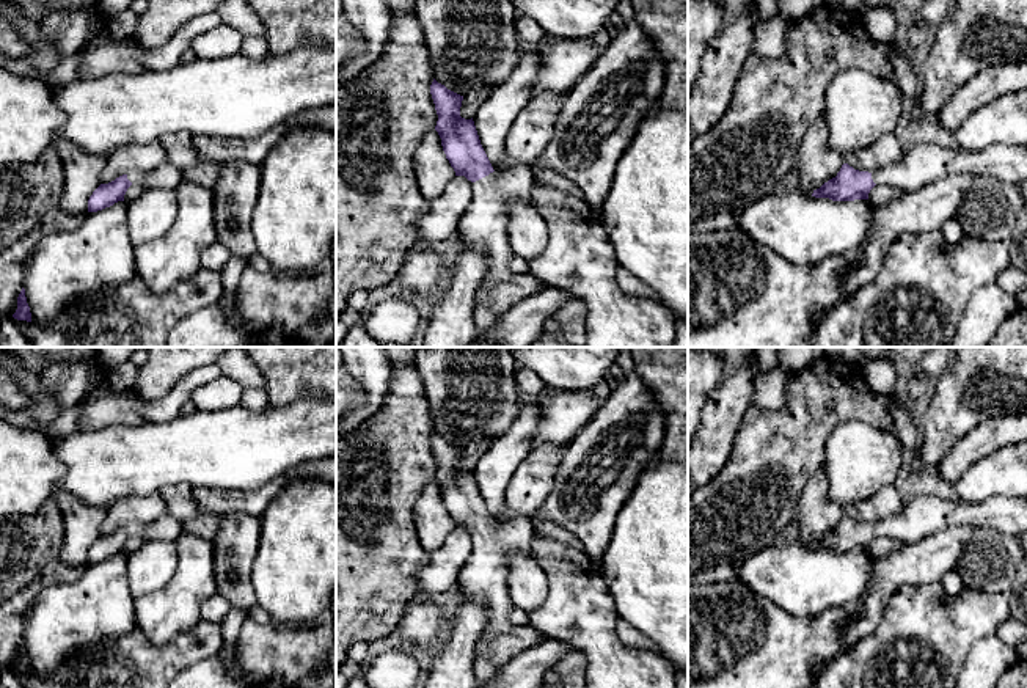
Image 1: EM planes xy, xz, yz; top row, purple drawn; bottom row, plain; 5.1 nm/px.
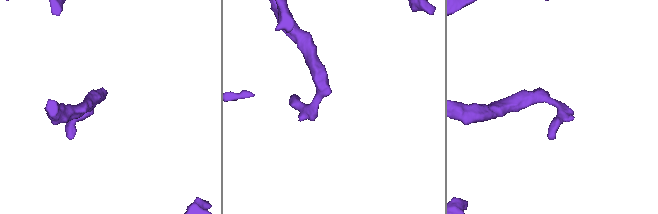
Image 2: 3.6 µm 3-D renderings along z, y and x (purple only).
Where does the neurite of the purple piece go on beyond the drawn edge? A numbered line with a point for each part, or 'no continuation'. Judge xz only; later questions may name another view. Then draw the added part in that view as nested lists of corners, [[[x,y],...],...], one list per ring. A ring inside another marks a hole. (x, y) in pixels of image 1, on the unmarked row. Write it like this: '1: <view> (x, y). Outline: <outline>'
1: xz (484, 577). Outline: [[[526,517],[493,523],[473,534],[473,551],[460,570],[459,584],[465,597],[479,602],[485,609],[484,638],[496,638],[514,628],[509,620],[514,603],[507,559],[510,553],[531,556],[534,534],[532,521]]]

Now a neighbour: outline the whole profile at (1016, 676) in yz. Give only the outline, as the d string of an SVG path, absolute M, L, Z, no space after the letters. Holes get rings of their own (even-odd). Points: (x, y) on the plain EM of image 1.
M1027 660L1011 664L994 688L1027 688Z

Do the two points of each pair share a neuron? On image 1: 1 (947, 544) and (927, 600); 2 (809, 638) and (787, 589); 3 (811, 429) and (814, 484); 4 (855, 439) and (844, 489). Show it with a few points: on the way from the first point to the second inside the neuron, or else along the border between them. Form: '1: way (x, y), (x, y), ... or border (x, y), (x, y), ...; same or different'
1: border (939, 581), (903, 585), (897, 591); different
2: border (768, 599), (801, 618), (812, 618), (836, 608); different
3: border (822, 464), (807, 481), (796, 506); different
4: way (855, 451), (855, 476); same

